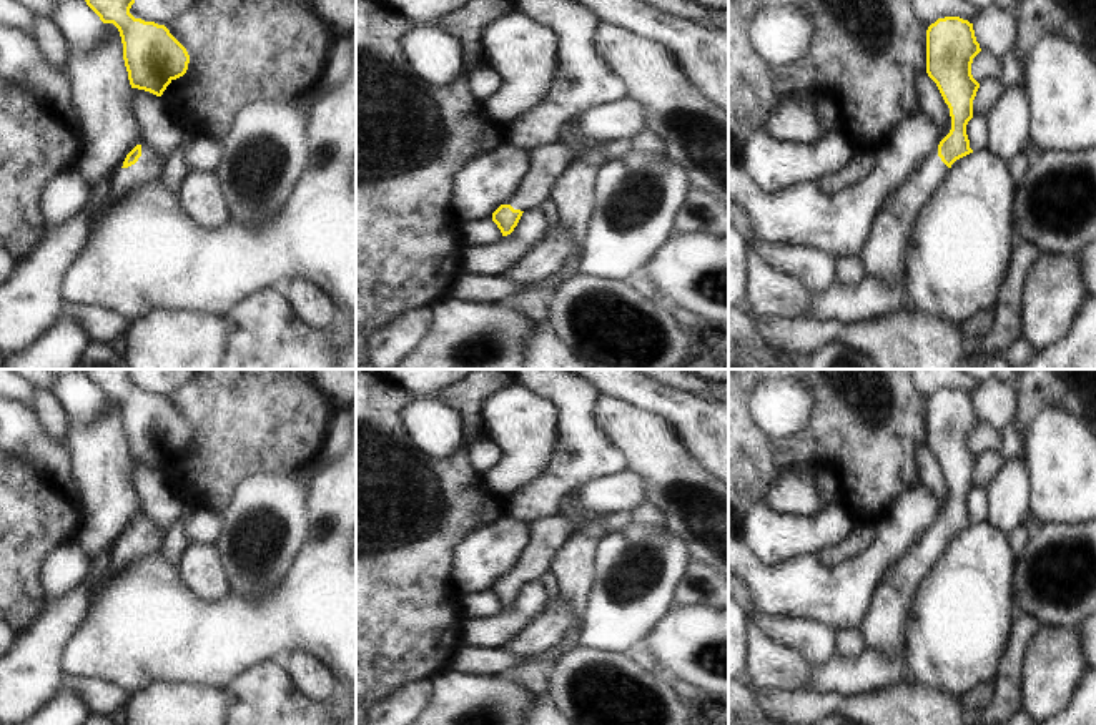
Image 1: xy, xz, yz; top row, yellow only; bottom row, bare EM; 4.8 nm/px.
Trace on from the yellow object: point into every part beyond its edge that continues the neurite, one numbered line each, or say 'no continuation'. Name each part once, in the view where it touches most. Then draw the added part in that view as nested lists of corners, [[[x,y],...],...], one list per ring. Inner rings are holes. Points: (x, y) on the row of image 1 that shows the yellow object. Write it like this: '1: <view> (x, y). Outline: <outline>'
1: xy (148, 168). Outline: [[[141,145],[141,156],[128,168],[120,168],[106,180],[106,191],[98,200],[86,205],[86,221],[90,231],[98,228],[100,216],[108,213],[120,198],[148,183],[160,183],[166,155],[160,155],[146,145]]]

